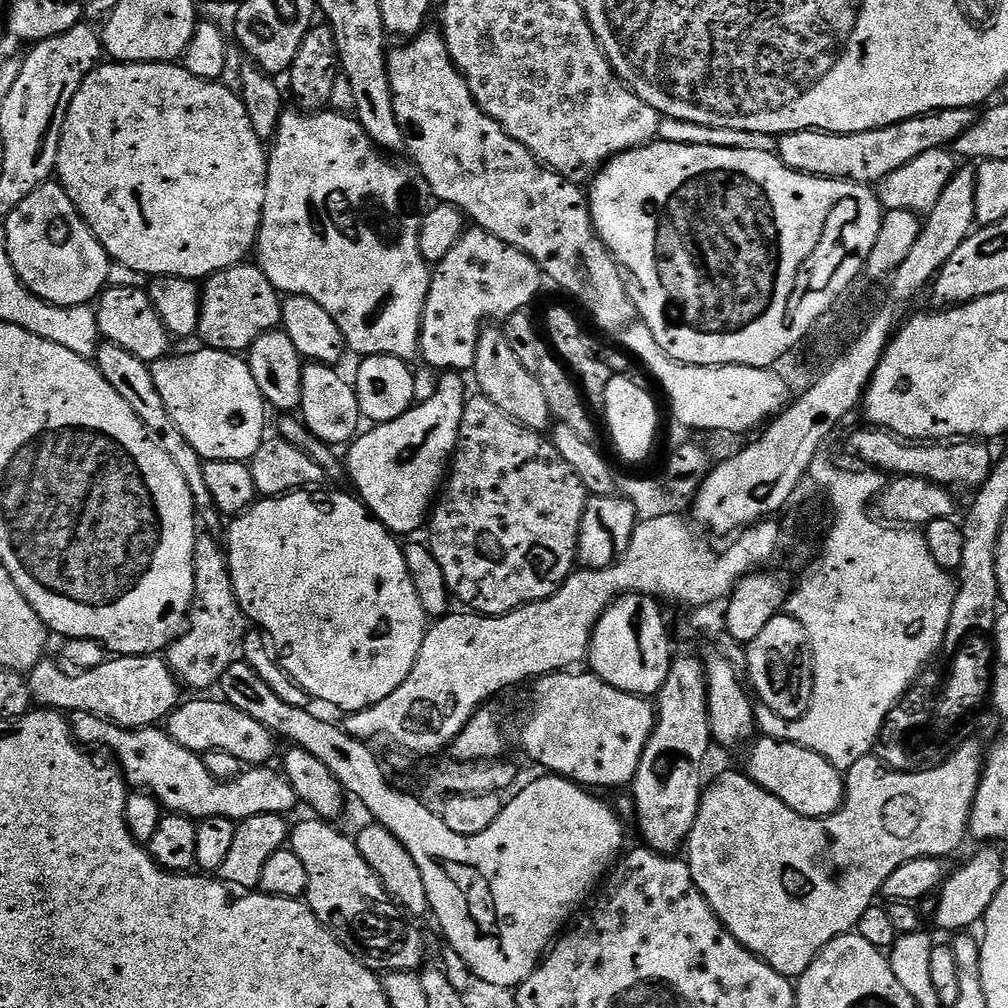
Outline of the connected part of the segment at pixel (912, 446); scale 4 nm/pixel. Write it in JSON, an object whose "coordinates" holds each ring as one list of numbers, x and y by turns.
{"coordinates":[[864,426,861,432,856,432,849,438,848,444,852,447,853,454,861,460,861,465,885,474,926,478,949,490,980,489,992,473,994,463,994,456,988,453,988,448,984,445,987,443,972,438,964,438,959,442,905,442,885,429]]}

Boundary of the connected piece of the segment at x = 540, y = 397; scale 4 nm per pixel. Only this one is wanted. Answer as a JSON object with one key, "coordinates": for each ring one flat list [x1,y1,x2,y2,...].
{"coordinates":[[488,326,481,331,471,371,476,375,479,395,490,398,490,402,494,402,498,410,510,414,510,418,530,430,541,434,549,431,554,417,548,405,546,390,542,390,542,386,538,386,538,378,534,378,534,374,530,374,526,366,522,366,522,358,514,354,514,346,510,346,503,327]]}

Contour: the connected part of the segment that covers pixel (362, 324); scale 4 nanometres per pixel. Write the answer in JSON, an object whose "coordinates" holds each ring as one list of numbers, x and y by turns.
{"coordinates":[[286,110,280,119,280,130,276,133,270,144,270,155,268,157,268,181,266,182,266,202,264,203,264,213,260,219,260,233,256,235,255,255,260,255,258,259,258,267,264,271,266,278,270,278,270,282,275,286,277,292,287,294,288,296,305,296,314,302,318,302,318,306,322,306,322,310,326,310,326,314,330,314,330,318,334,318,334,322,338,322,338,330,342,330,344,335,344,343,349,349,352,348,356,352,360,352,361,357,366,356,397,356,405,362,411,361,412,355,420,352,420,323,424,317,424,303,428,297,428,287,432,284,432,272,430,265,422,258,422,250,420,249,420,223,421,217,415,216,416,204,412,201,412,176,404,168,399,168,396,164,391,164,389,157,385,155,381,149,377,148,374,141,366,134,366,130,361,126,360,121,351,115,335,110,321,110,315,114,305,114,303,111]]}

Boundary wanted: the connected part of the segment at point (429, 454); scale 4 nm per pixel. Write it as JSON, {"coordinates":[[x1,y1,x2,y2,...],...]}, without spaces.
{"coordinates":[[445,371,436,388,436,393,429,400,421,399,409,408,406,414,394,418,385,424,369,427,363,434,352,441,348,452,348,476,352,479,355,495,366,505,369,512,397,537,403,538,411,532,425,527,430,516,430,509,442,488,442,481,450,468,450,461,456,451,458,430,466,403,464,396,465,377,458,372]]}

